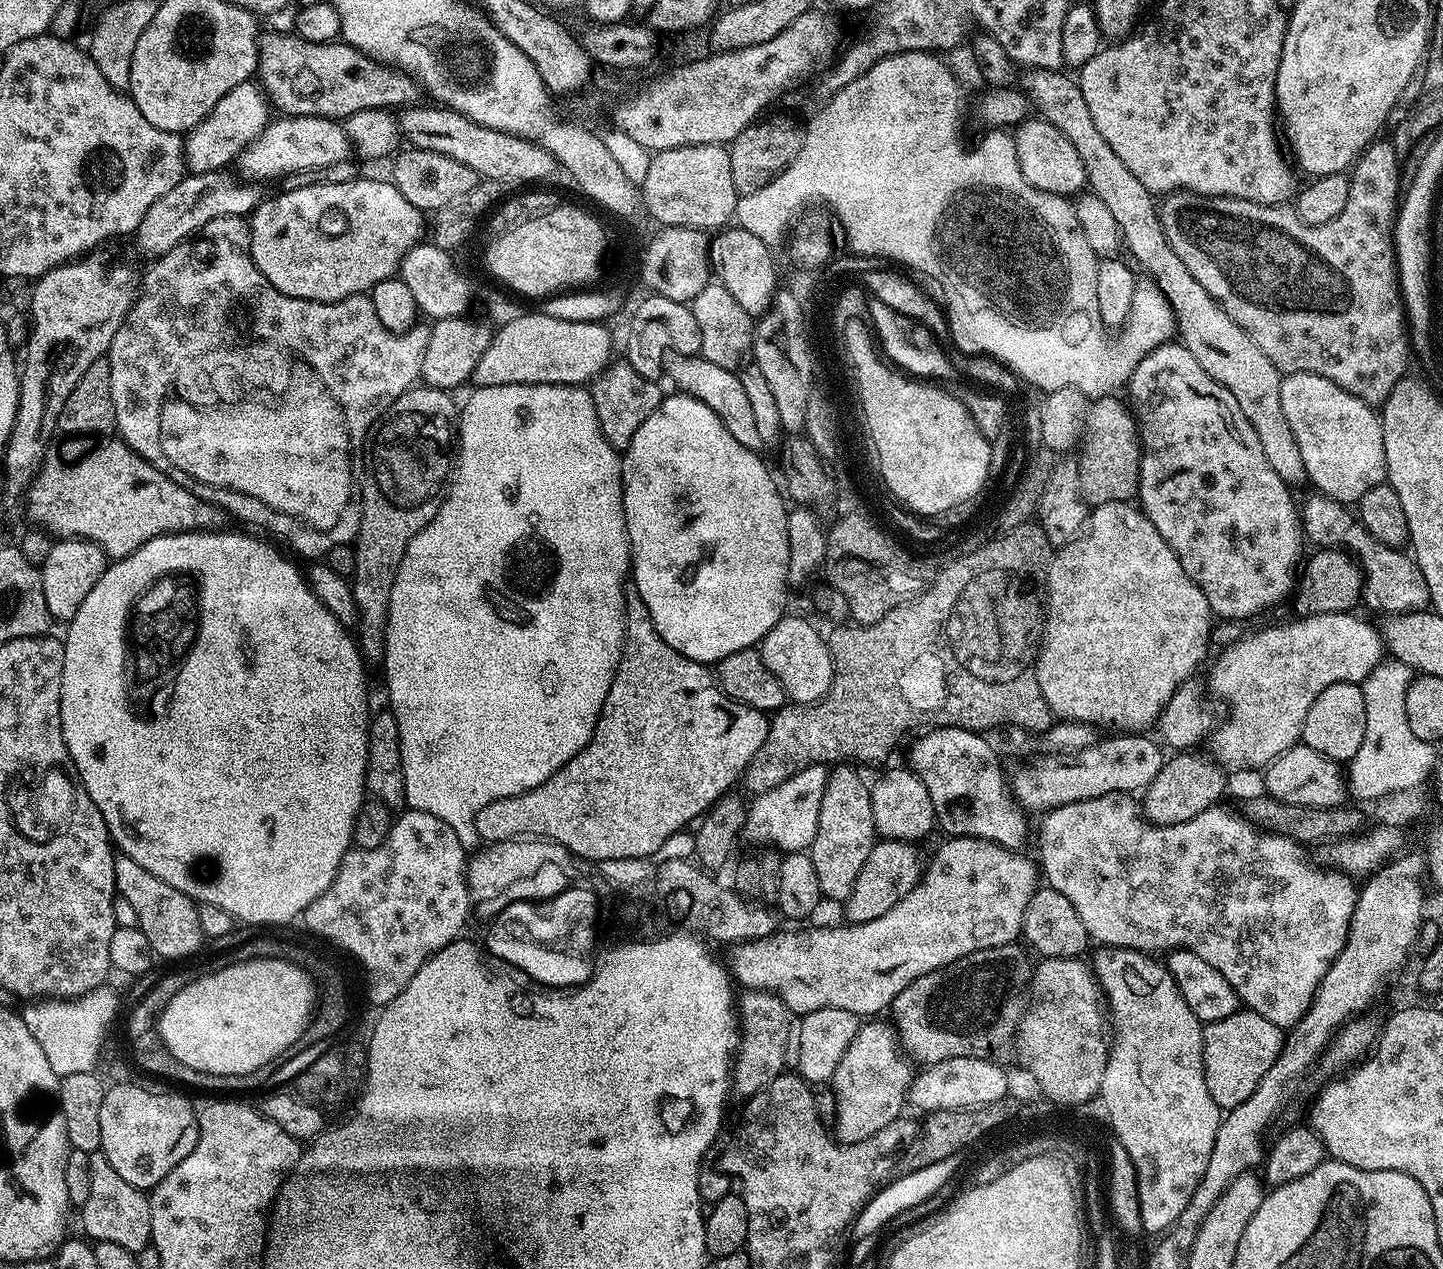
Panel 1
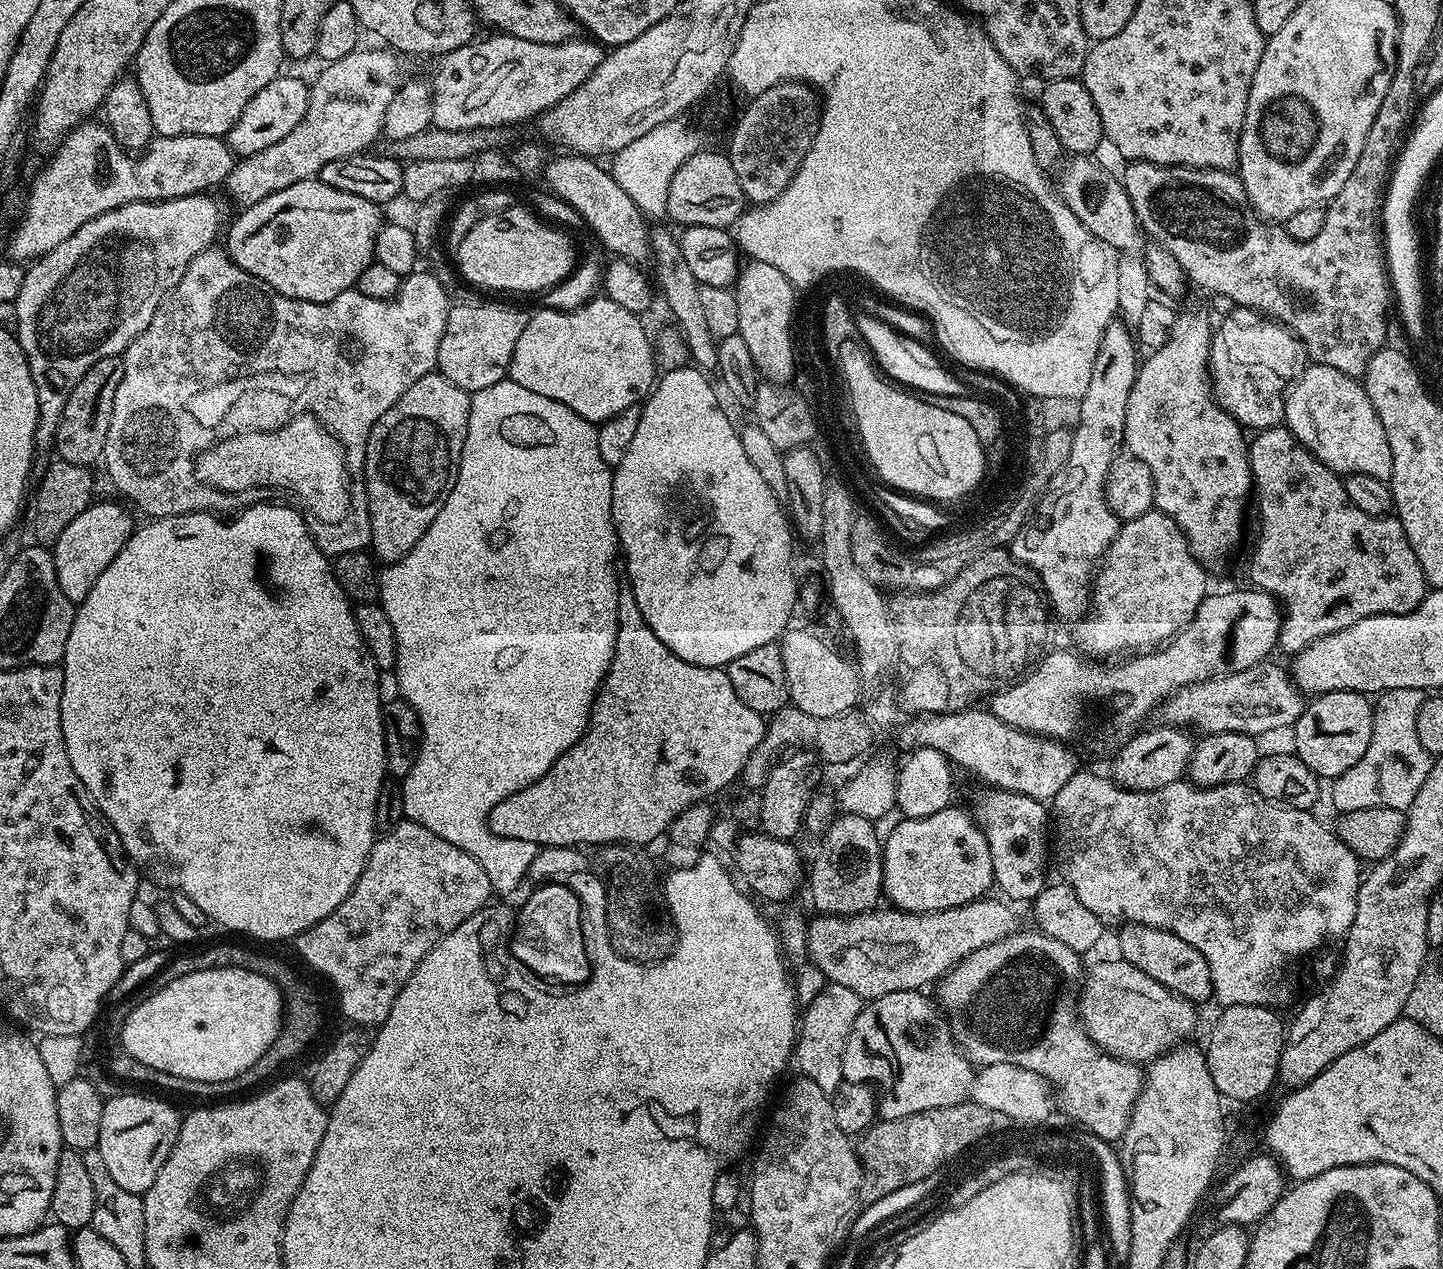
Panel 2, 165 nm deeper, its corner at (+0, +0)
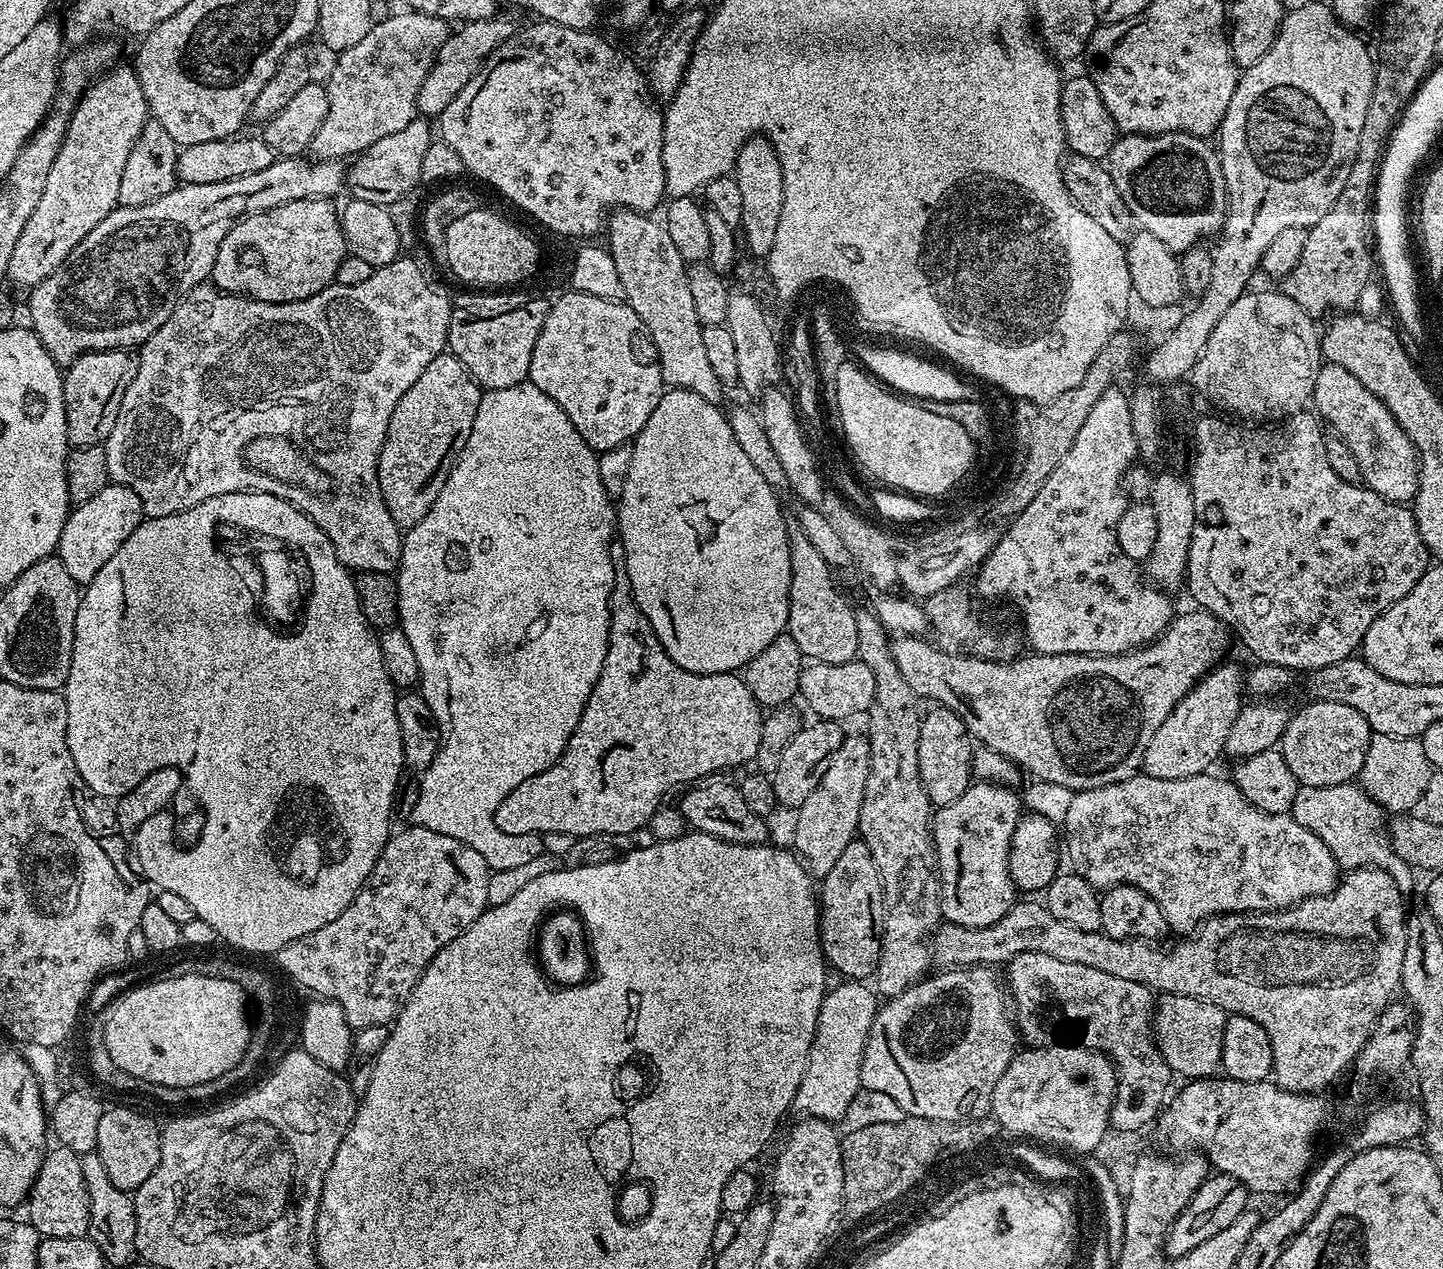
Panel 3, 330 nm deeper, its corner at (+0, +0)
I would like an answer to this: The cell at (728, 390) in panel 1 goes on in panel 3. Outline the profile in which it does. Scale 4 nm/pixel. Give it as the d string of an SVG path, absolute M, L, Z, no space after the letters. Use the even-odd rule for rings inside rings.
M799 519L788 520L788 541L790 542L790 610L788 611L788 627L786 634L798 642L798 650L809 661L818 664L837 664L857 659L858 622L857 609L848 605L848 600L836 589L834 570L822 558L817 547L806 538Z

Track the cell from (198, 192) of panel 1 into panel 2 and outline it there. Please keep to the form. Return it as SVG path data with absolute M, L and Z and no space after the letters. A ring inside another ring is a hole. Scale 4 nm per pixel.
M361 47L346 54L346 58L338 58L323 65L324 69L317 74L316 81L311 81L308 105L302 122L298 122L298 126L294 126L294 130L290 130L290 134L282 138L282 142L274 142L274 146L266 146L266 150L258 150L258 154L250 154L237 161L226 181L226 187L234 203L240 204L241 209L249 208L278 190L286 190L286 186L294 186L303 180L319 177L326 162L355 157L369 149L366 147L374 140L381 139L386 106L390 106L390 102L396 97L402 83L402 75L400 76L400 64L396 61L397 53L387 47L379 47Z

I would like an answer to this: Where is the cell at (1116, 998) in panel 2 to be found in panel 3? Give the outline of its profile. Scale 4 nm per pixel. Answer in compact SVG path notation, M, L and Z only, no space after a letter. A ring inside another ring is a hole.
M1164 994L1154 1008L1154 1039L1173 1073L1180 1075L1181 1072L1189 1081L1212 1078L1222 1068L1220 1059L1227 1021L1226 1013L1214 1006L1214 1002Z

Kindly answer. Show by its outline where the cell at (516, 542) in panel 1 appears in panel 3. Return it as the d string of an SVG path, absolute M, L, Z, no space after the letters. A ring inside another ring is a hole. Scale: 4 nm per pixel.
M531 382L485 391L480 397L478 414L474 414L470 438L466 438L466 446L456 457L456 464L438 498L434 498L430 514L426 514L418 526L407 529L402 536L400 566L394 573L398 586L398 627L406 634L418 657L418 691L426 698L426 706L434 710L434 718L440 727L440 749L434 762L430 762L428 769L420 776L418 806L414 806L410 820L413 825L426 830L438 830L446 834L446 838L458 838L458 842L466 842L478 850L482 858L486 858L489 869L496 874L524 868L543 854L544 844L540 841L543 839L539 835L502 834L494 822L494 814L498 806L502 806L502 798L506 798L514 786L522 786L526 778L542 774L542 770L550 767L564 753L606 662L610 594L614 586L614 562L610 558L610 546L617 526L613 497L606 494L602 477L598 474L597 455L582 438L582 434L574 430L574 422L566 418L562 406L558 406L554 398L542 394L542 390L538 390L538 386Z

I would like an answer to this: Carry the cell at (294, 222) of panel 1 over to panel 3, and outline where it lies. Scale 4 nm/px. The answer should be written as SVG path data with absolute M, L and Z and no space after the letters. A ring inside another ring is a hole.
M302 198L274 206L265 212L250 212L236 223L222 238L218 258L212 267L211 283L222 292L243 293L262 302L285 304L291 300L305 300L333 283L338 266L348 252L344 231L340 225L340 212L331 199Z

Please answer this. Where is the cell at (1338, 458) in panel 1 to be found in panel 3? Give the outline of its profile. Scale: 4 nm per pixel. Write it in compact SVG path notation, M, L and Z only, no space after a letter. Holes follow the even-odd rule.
M1325 363L1321 367L1313 384L1311 403L1318 413L1319 419L1328 424L1333 433L1350 446L1354 458L1358 458L1361 477L1371 488L1386 500L1408 502L1415 497L1416 487L1420 481L1420 461L1416 448L1408 435L1398 426L1398 422L1390 410L1350 370L1342 370L1342 366Z

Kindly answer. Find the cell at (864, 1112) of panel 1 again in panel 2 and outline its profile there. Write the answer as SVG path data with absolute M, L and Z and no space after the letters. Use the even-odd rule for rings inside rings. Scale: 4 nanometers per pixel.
M923 991L895 992L867 1001L861 1007L858 1018L854 1018L854 1030L850 1030L850 1038L846 1038L846 1054L842 1054L842 1074L845 1080L870 1084L882 1093L878 1100L878 1112L886 1120L897 1120L940 1106L952 1106L961 1101L964 1090L968 1088L969 1073L974 1065L961 1052L960 1045L948 1029L947 1019L937 1011L933 1001L928 1001L924 995Z

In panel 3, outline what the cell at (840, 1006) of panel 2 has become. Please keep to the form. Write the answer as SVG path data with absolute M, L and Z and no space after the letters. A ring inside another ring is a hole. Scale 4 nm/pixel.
M845 979L844 984L829 987L824 993L824 1001L822 1002L822 1010L818 1010L818 1026L814 1030L814 1042L810 1046L810 1054L806 1062L806 1074L802 1074L802 1086L798 1086L798 1094L796 1095L795 1111L800 1111L805 1117L813 1116L819 1120L827 1120L829 1122L839 1122L846 1114L846 1106L850 1106L850 1101L854 1098L854 1094L858 1094L861 1090L860 1075L862 1074L862 1054L866 1050L866 1038L870 1034L870 1026L876 1017L878 1007L878 996L875 991L867 983L858 980Z

